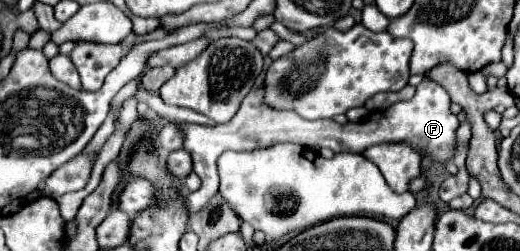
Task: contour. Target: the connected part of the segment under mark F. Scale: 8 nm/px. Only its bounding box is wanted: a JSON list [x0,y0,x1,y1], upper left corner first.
[179,78,459,214]

